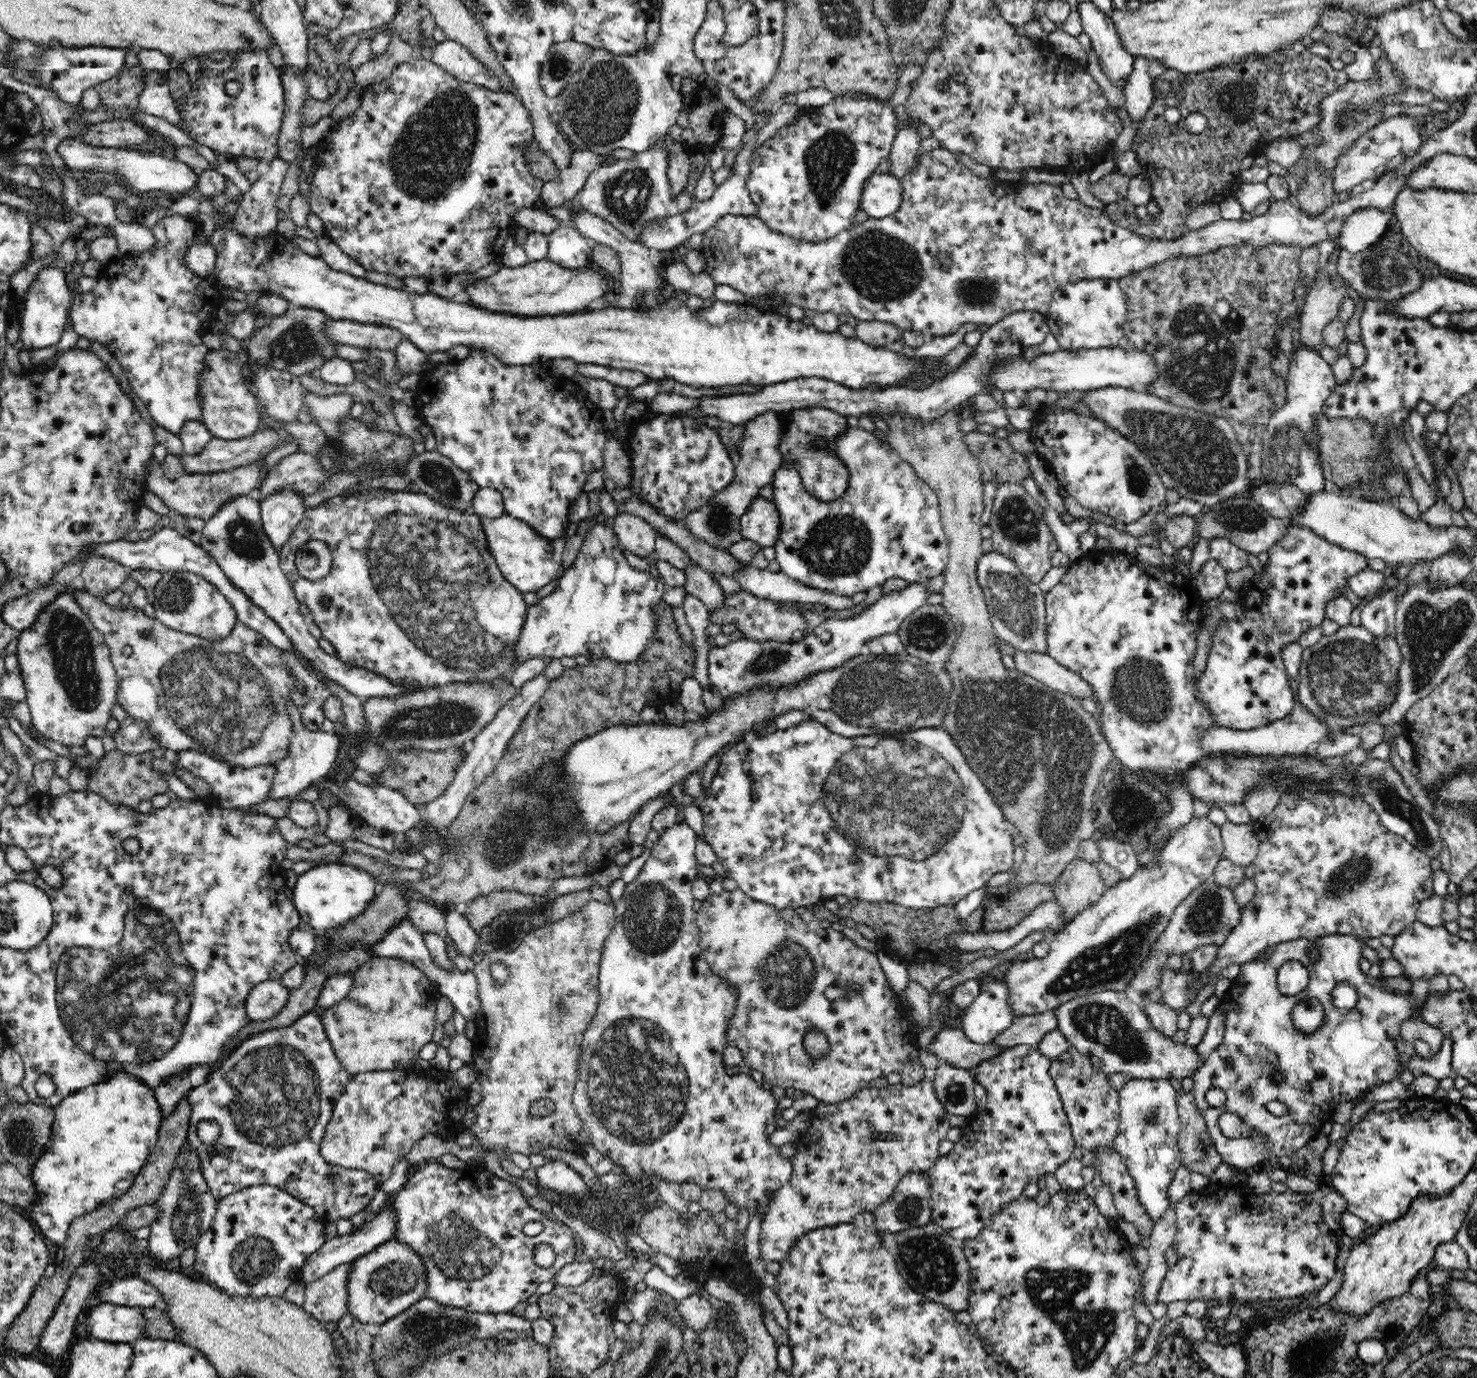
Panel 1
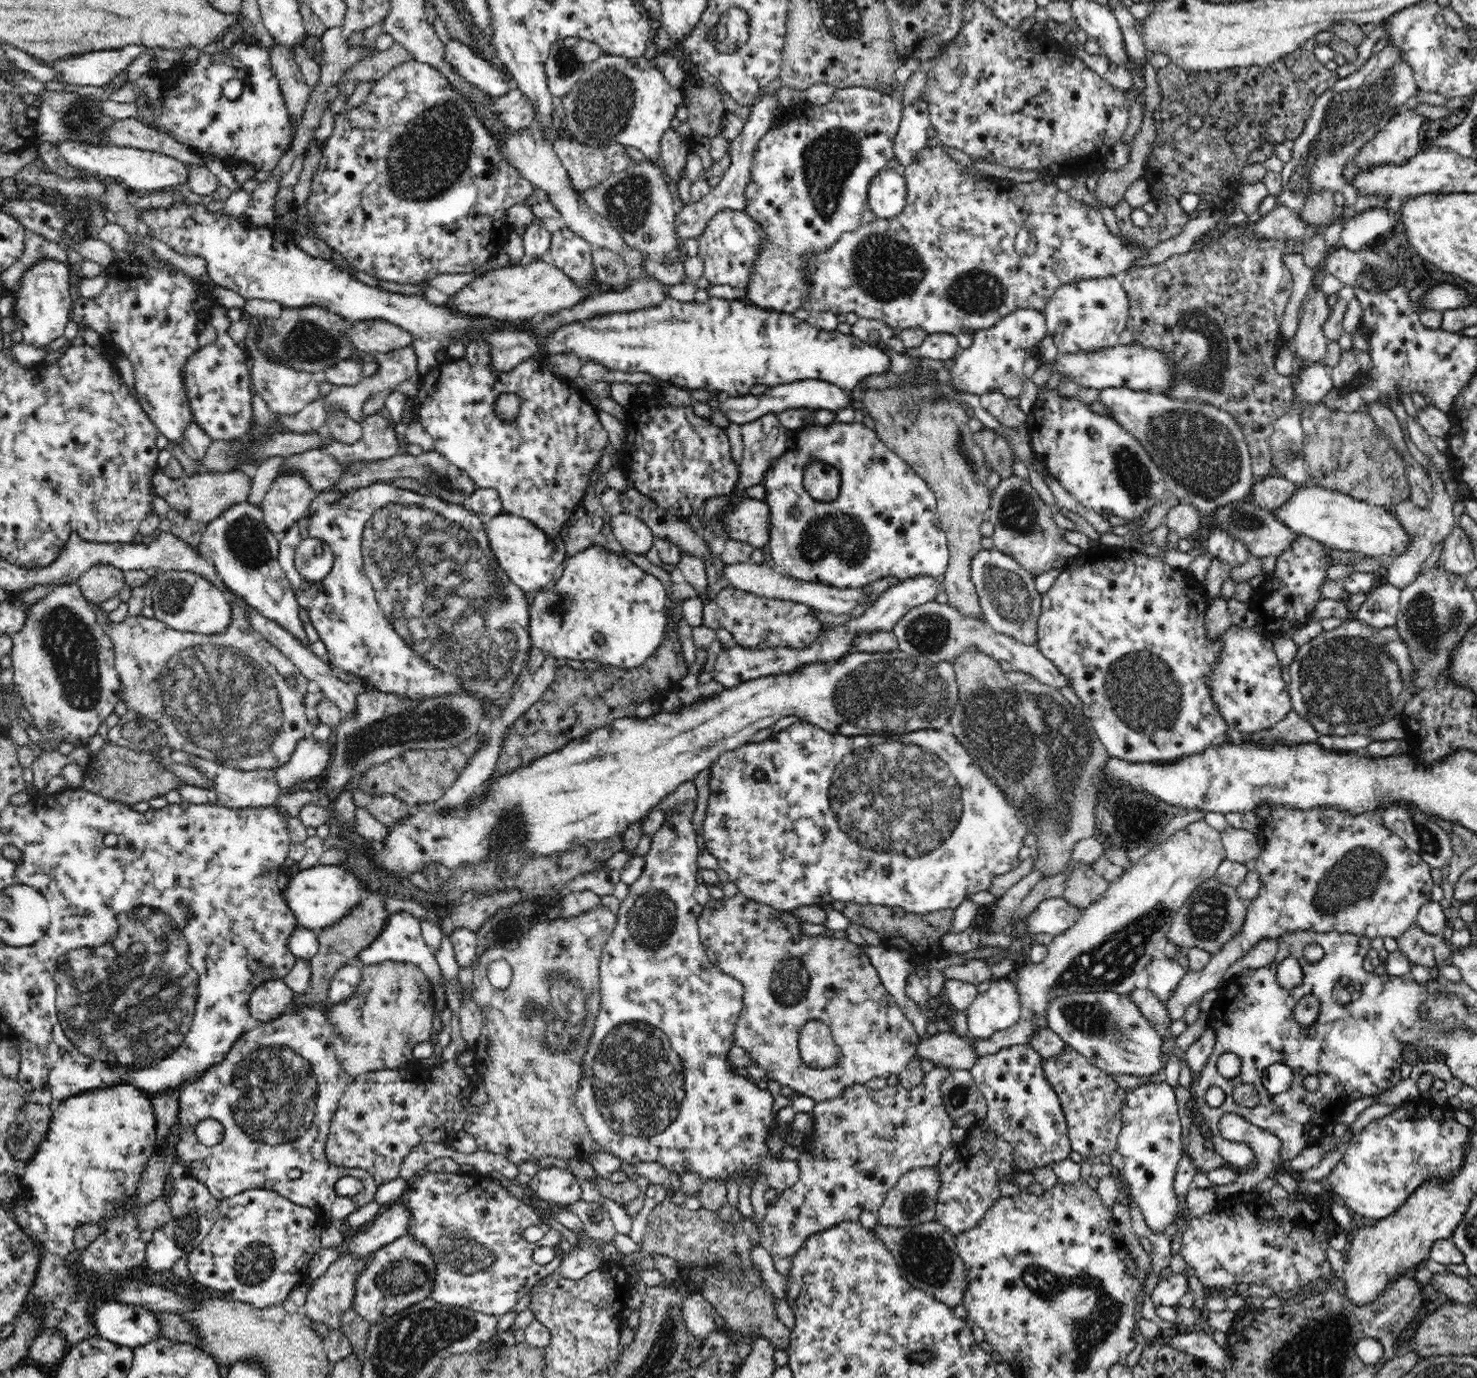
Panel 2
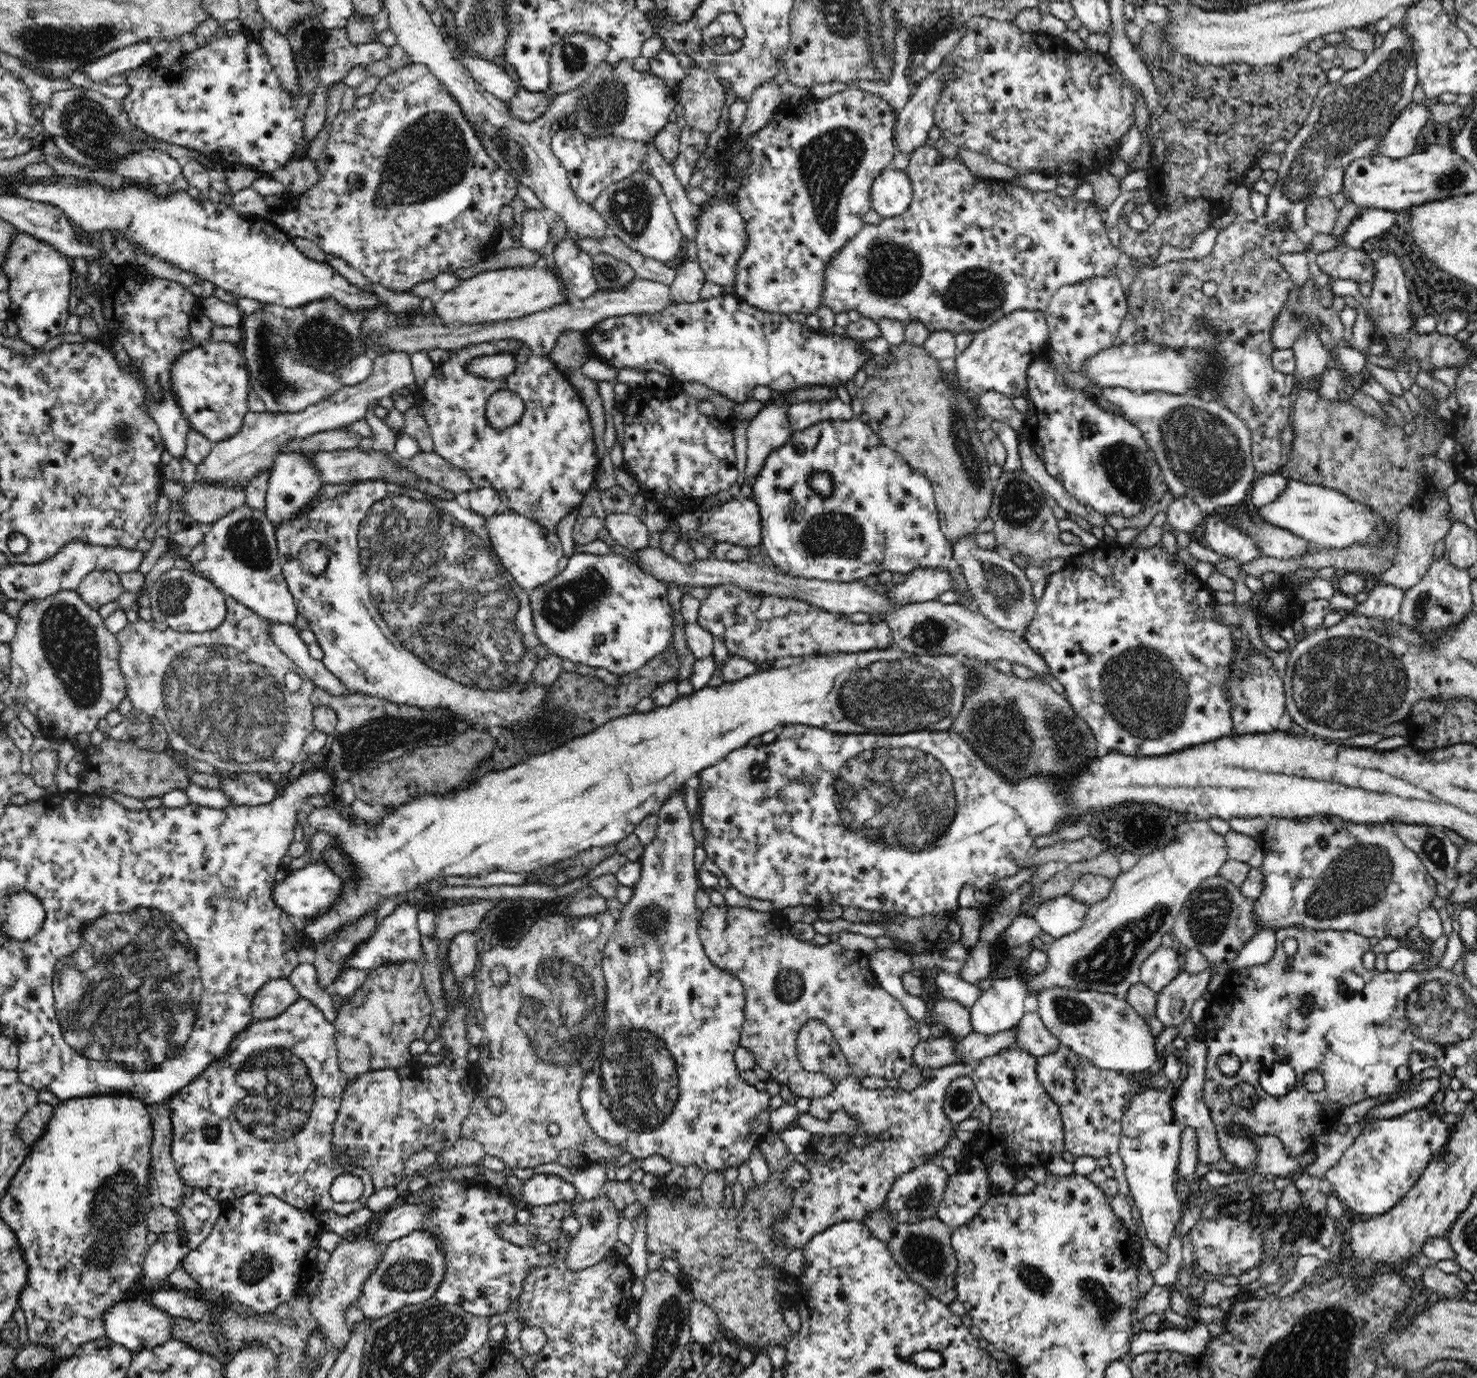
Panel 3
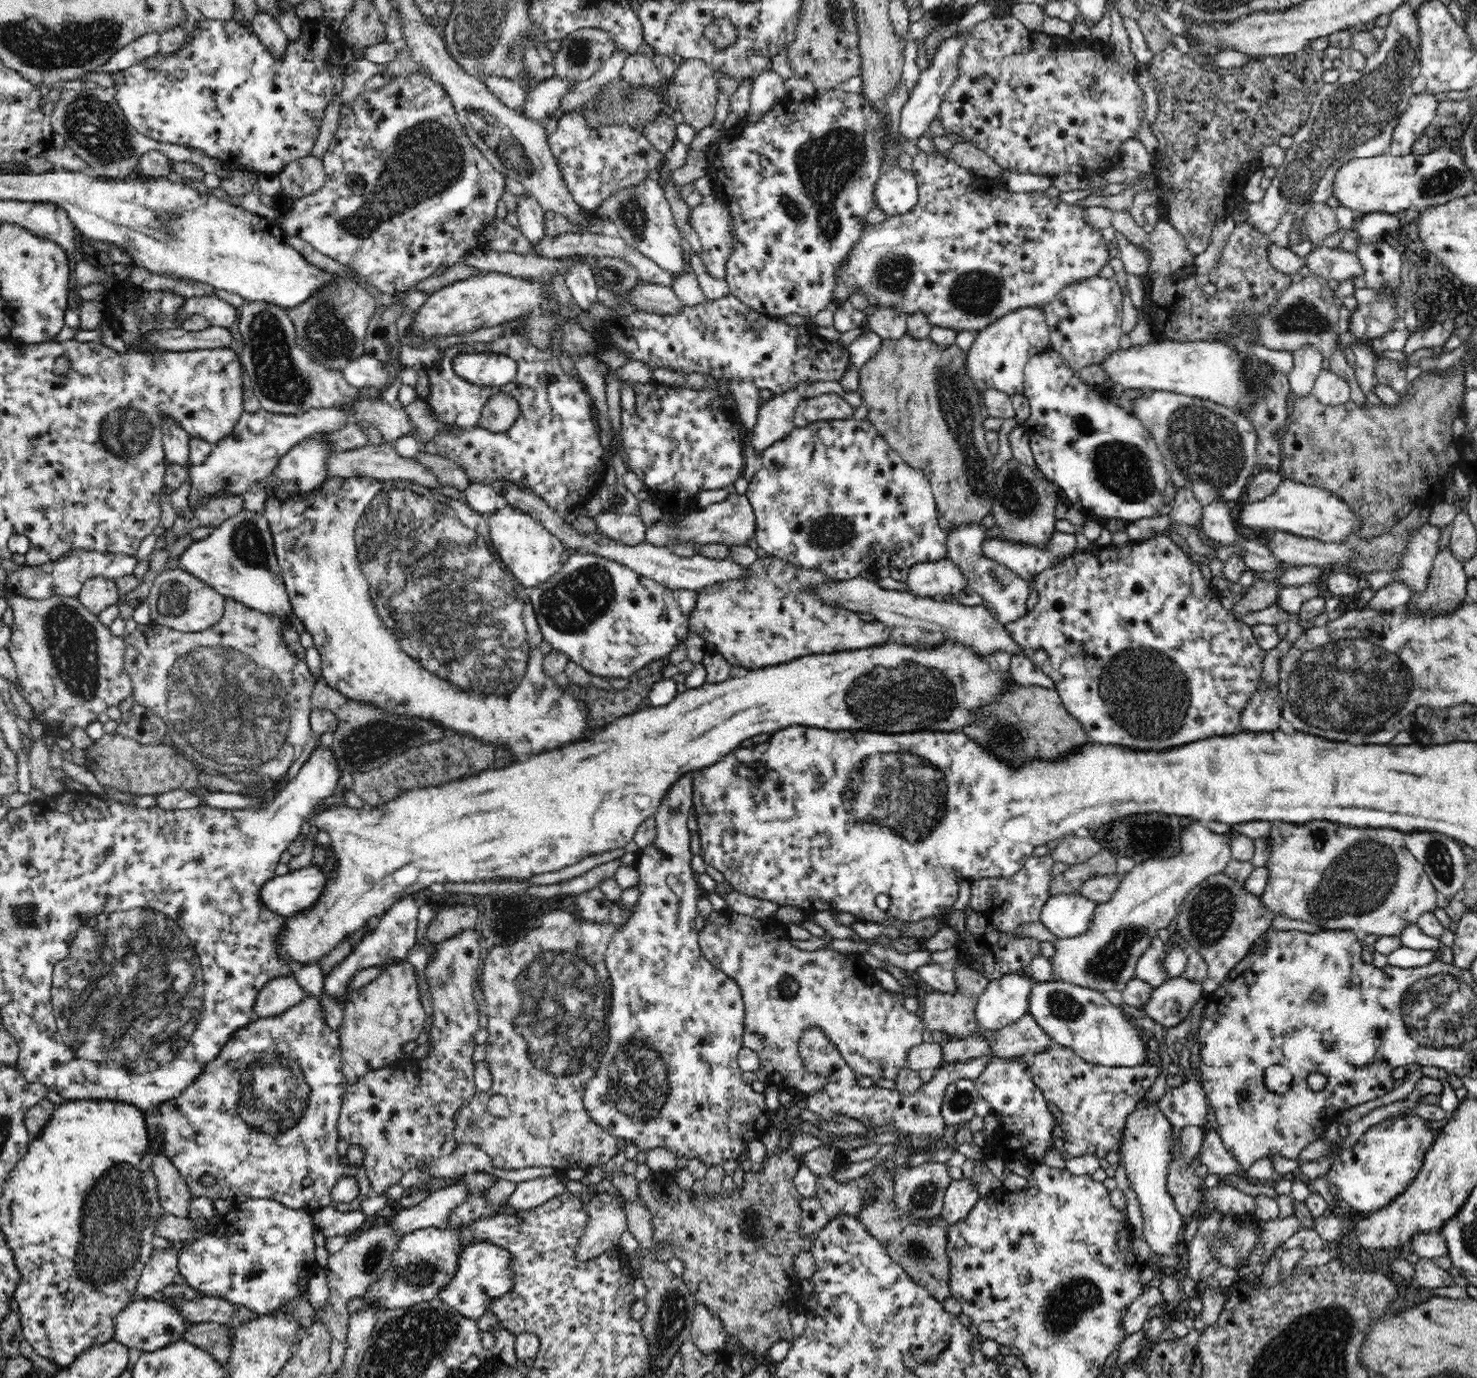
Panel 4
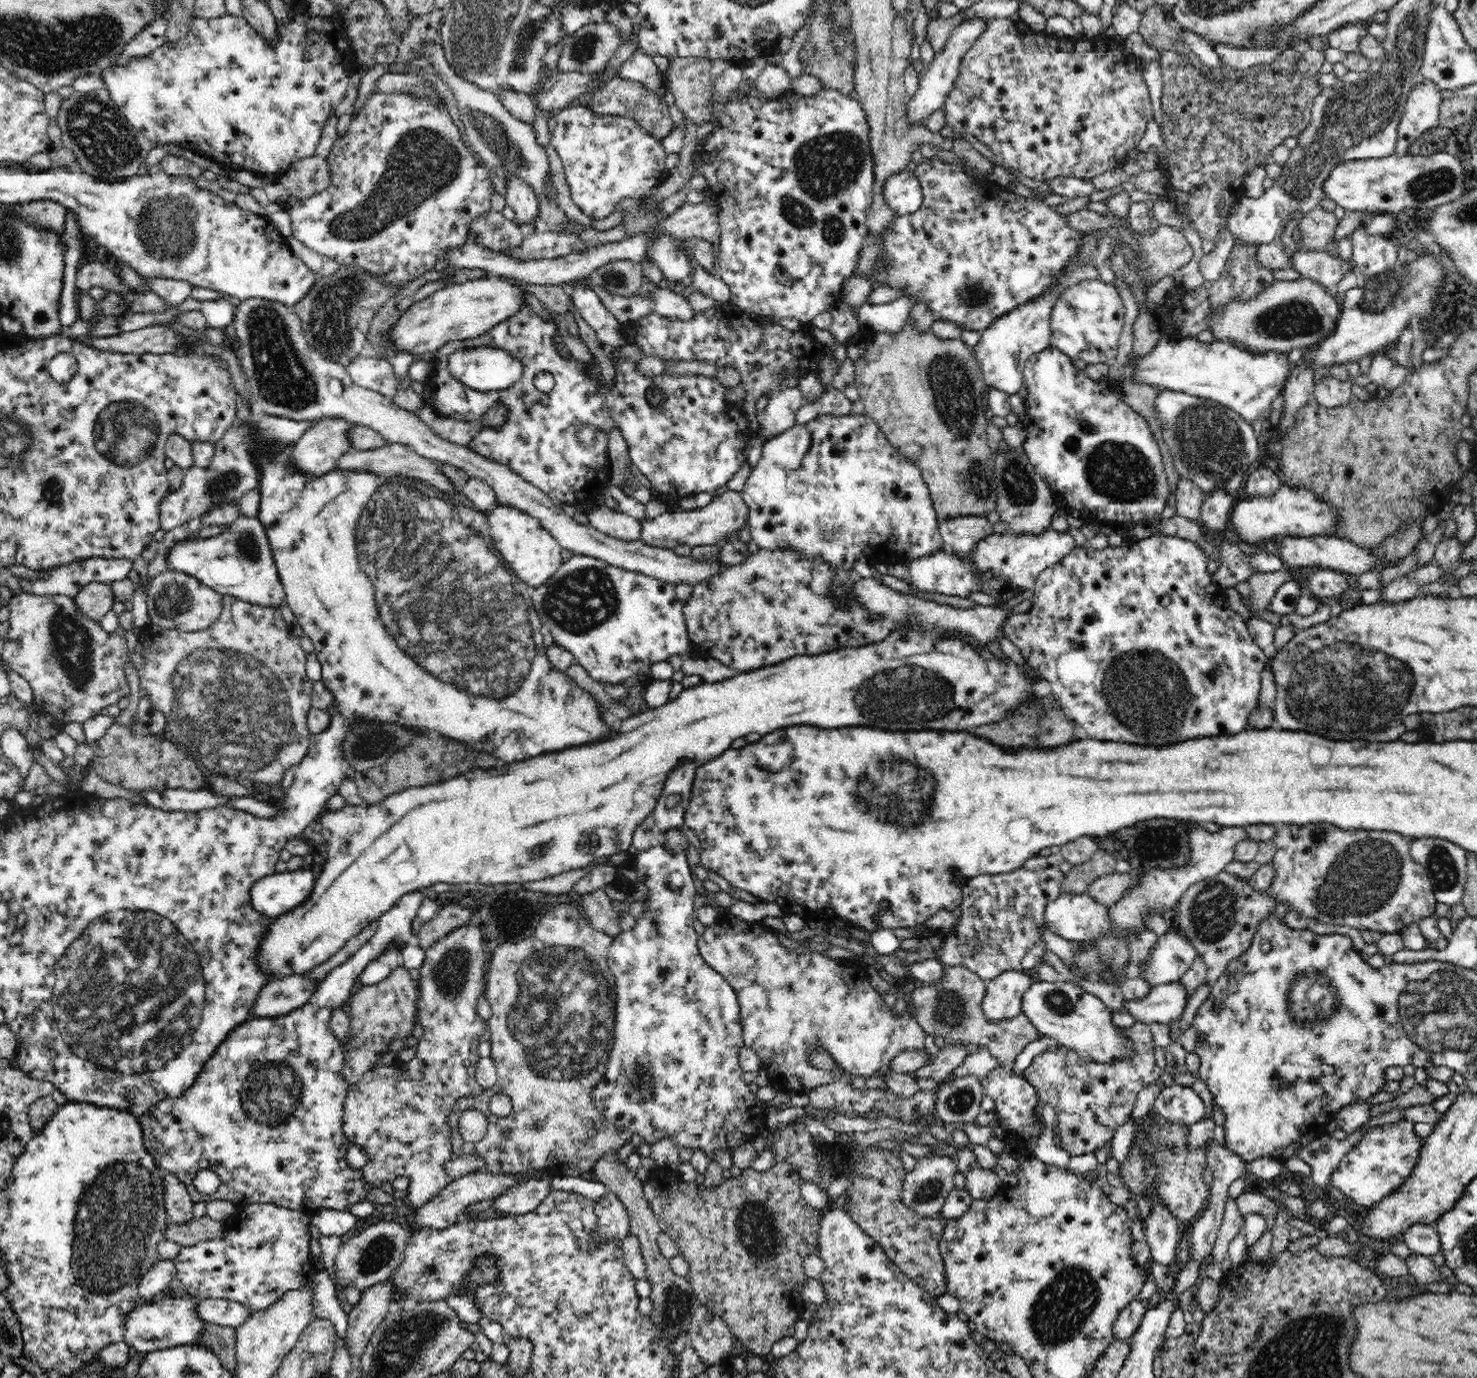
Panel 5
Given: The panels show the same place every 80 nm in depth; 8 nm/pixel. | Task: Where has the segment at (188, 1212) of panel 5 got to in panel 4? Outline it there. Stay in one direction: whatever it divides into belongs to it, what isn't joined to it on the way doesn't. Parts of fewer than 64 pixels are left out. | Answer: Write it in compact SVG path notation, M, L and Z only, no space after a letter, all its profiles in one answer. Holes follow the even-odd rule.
M159 1142L151 1151L153 1181L157 1183L160 1205L167 1214L188 1218L188 1206L192 1200L189 1186L162 1151Z

